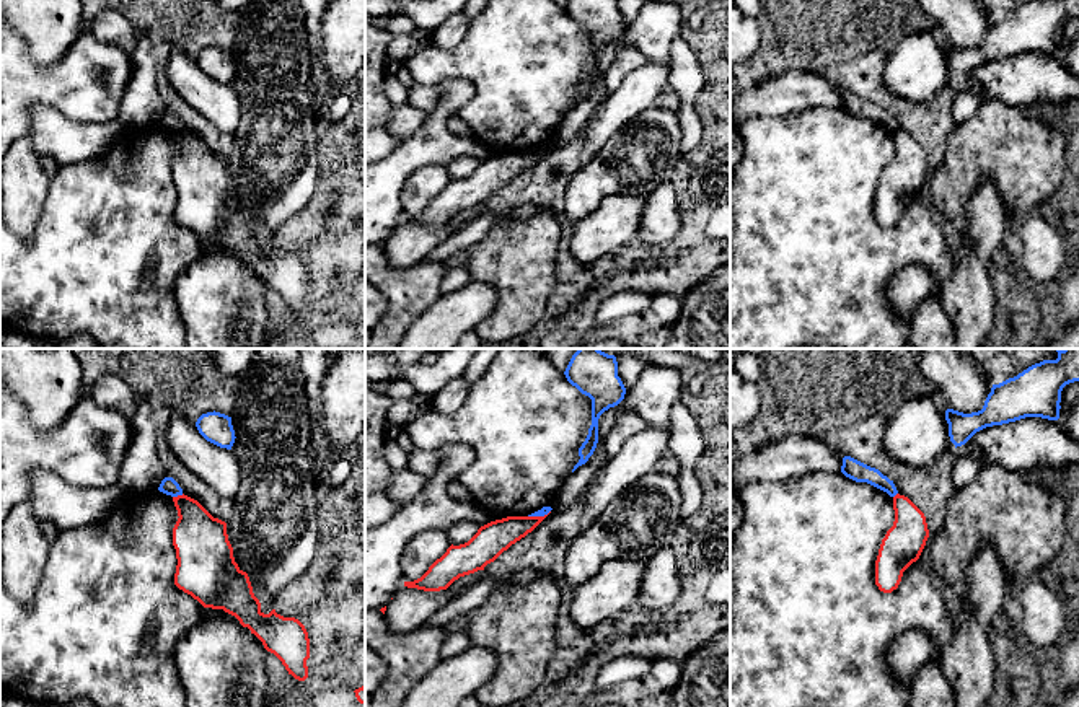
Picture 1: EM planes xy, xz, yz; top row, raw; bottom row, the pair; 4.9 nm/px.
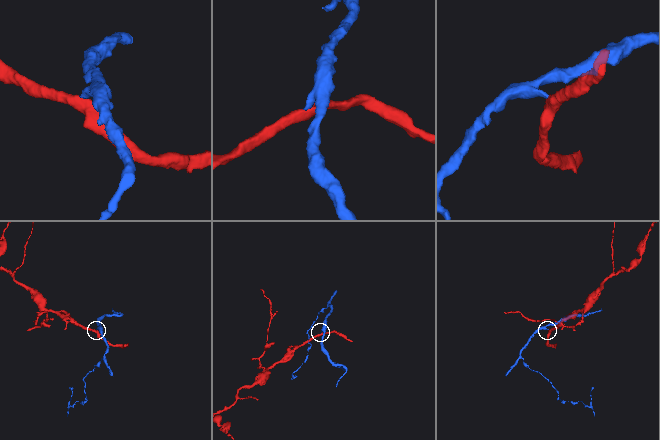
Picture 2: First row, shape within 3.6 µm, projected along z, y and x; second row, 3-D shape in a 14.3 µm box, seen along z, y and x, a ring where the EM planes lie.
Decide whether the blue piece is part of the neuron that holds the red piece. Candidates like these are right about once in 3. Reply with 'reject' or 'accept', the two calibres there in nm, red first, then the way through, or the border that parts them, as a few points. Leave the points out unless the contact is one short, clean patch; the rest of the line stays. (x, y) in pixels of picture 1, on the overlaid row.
reject; 260 nm thick on the red side, 90 nm on the other; border along xy (183, 494), (173, 497)

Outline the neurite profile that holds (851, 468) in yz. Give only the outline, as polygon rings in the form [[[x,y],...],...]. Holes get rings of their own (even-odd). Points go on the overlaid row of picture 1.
[[[851,456],[843,458],[841,472],[856,482],[870,484],[870,485],[887,492],[890,497],[895,497],[898,494],[893,481],[890,481],[887,476],[883,476],[879,469],[870,468]]]

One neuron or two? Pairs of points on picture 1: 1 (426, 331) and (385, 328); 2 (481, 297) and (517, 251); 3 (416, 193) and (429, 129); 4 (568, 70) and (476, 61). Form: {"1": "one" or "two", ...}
{"1": "two", "2": "two", "3": "two", "4": "one"}

